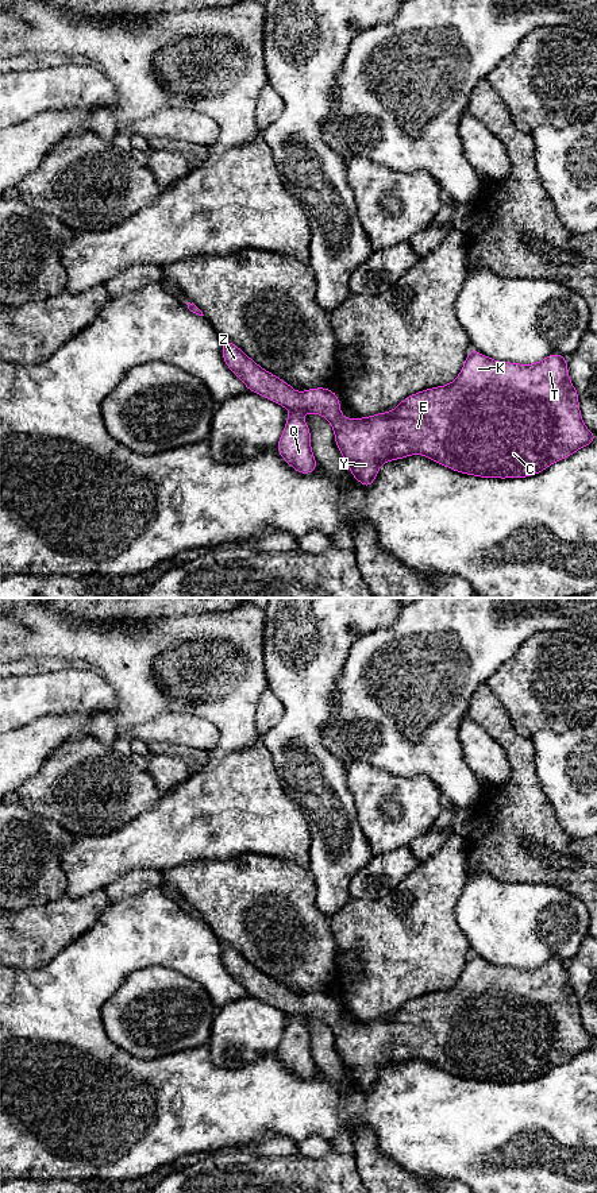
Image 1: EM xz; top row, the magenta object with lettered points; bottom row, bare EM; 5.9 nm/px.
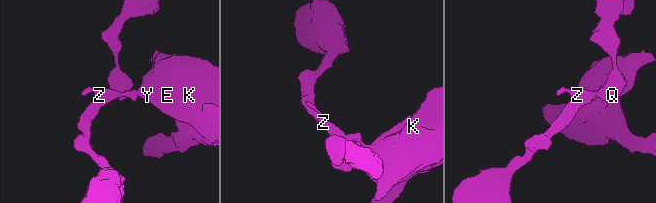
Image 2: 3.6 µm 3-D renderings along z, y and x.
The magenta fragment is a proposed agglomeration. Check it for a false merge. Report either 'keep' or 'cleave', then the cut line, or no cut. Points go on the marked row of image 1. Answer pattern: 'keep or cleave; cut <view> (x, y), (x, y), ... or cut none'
cleave; cut xz (300, 412), (292, 413)

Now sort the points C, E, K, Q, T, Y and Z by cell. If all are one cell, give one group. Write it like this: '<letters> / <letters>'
C E K T Y Z / Q

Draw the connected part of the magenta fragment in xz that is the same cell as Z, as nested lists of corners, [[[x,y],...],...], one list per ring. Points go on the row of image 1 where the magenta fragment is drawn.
[[[223,340],[222,356],[247,390],[292,413],[305,412],[326,417],[353,476],[365,487],[371,486],[384,463],[416,453],[466,475],[527,478],[597,439],[582,421],[567,359],[559,354],[551,354],[538,363],[520,364],[496,362],[471,348],[459,375],[451,383],[425,389],[407,397],[390,412],[363,418],[343,417],[339,398],[330,389],[316,387],[297,393],[228,340]]]

